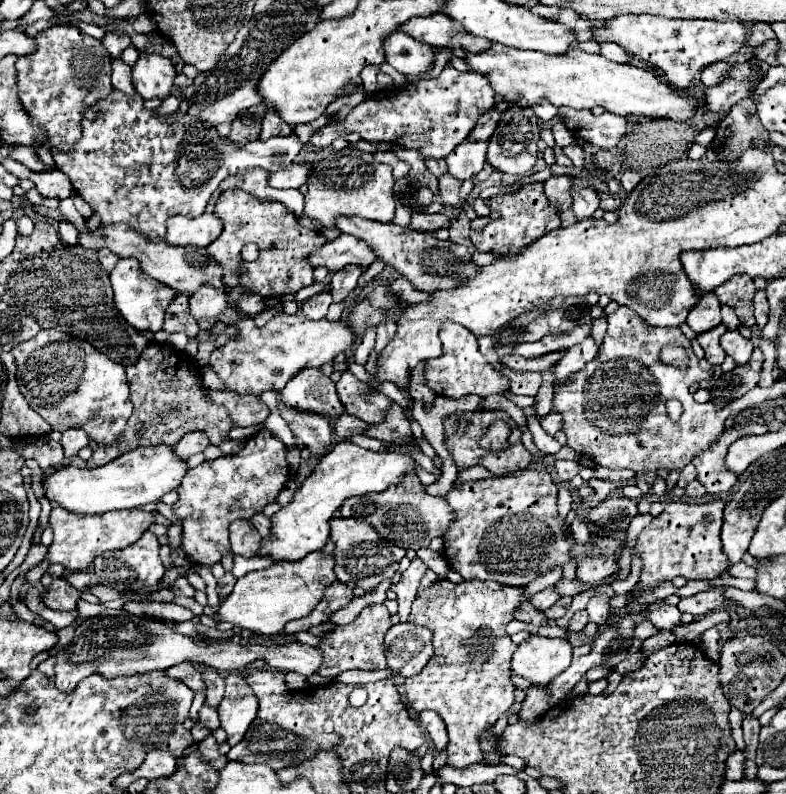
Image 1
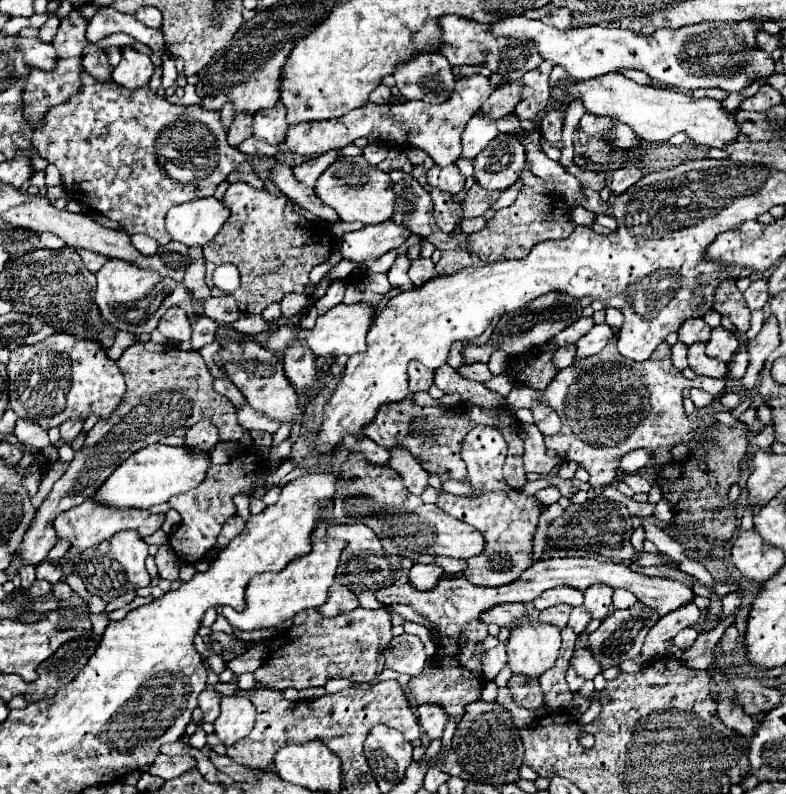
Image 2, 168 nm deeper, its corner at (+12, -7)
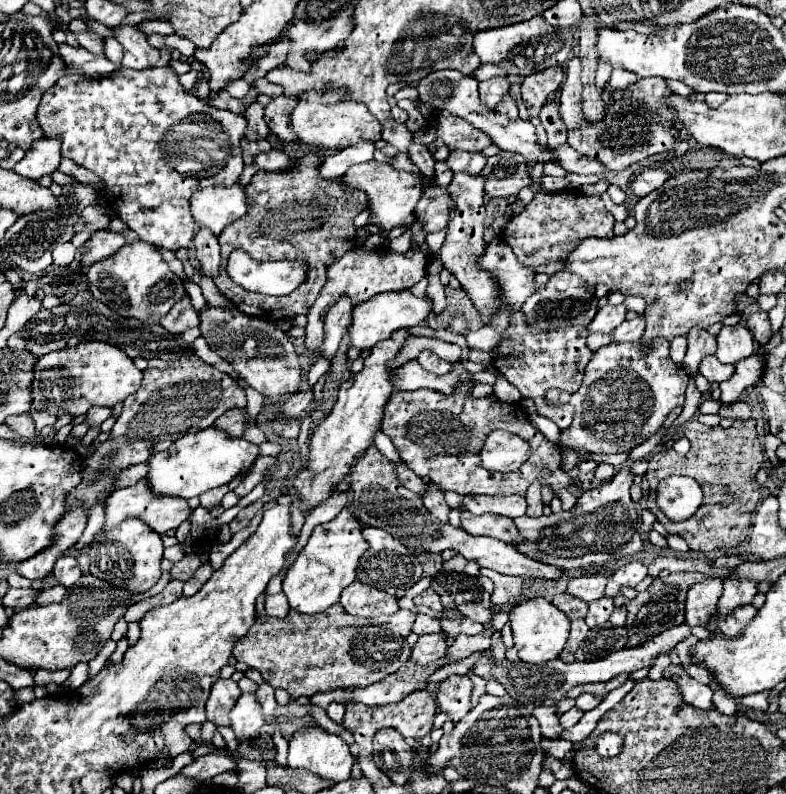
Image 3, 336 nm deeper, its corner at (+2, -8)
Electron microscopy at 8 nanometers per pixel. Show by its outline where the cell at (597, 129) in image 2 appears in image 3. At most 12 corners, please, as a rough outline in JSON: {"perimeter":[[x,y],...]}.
{"perimeter":[[614,68],[606,88],[624,90],[638,80],[634,72]]}

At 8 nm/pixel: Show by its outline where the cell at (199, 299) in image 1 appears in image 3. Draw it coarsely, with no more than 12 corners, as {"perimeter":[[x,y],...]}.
{"perimeter":[[208,228],[194,236],[196,258],[208,278],[220,266],[218,236]]}

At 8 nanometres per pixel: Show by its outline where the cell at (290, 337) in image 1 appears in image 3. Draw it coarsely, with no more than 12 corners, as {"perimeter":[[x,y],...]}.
{"perimeter":[[378,294],[352,312],[350,340],[374,348],[422,324],[430,296]]}

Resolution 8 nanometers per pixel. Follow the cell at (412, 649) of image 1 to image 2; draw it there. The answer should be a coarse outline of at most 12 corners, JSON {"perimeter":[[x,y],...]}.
{"perimeter":[[406,633],[382,651],[386,669],[420,675],[428,659],[422,641]]}

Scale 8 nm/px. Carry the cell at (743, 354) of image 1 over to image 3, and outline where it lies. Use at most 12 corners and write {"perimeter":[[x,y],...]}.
{"perimeter":[[724,326],[716,358],[736,364],[754,352],[752,332]]}

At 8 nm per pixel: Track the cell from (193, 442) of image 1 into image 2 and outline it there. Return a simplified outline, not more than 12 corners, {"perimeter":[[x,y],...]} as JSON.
{"perimeter":[[210,421],[194,425],[184,435],[184,445],[194,451],[212,451],[220,441]]}

